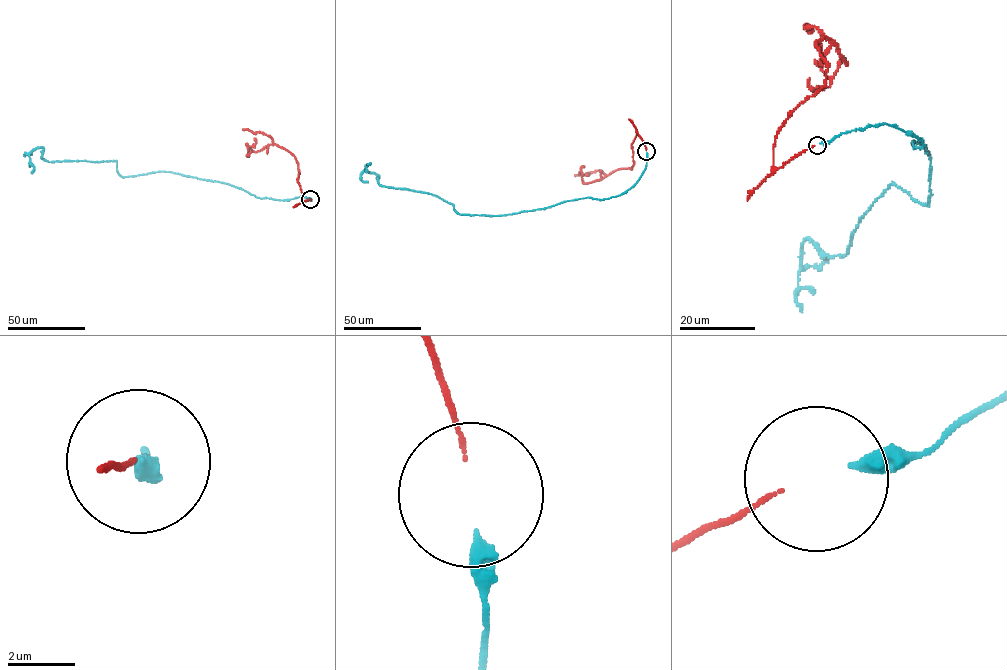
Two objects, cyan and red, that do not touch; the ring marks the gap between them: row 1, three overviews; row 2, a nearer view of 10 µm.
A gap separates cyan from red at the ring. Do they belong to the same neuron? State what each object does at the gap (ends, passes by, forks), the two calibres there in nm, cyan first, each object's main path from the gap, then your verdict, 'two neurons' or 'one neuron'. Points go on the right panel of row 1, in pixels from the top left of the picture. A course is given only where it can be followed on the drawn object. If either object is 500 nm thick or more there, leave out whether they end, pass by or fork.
cyan ends; red ends; calibres 400 and 110 nm; course cyan (820, 144), (884, 123), (922, 139), (928, 205), (890, 183), (847, 255), (806, 240), (801, 311); course red (814, 146), (772, 166), (776, 133), (824, 85), (815, 43), (832, 41), (846, 65), (828, 77), (819, 41); one neuron

